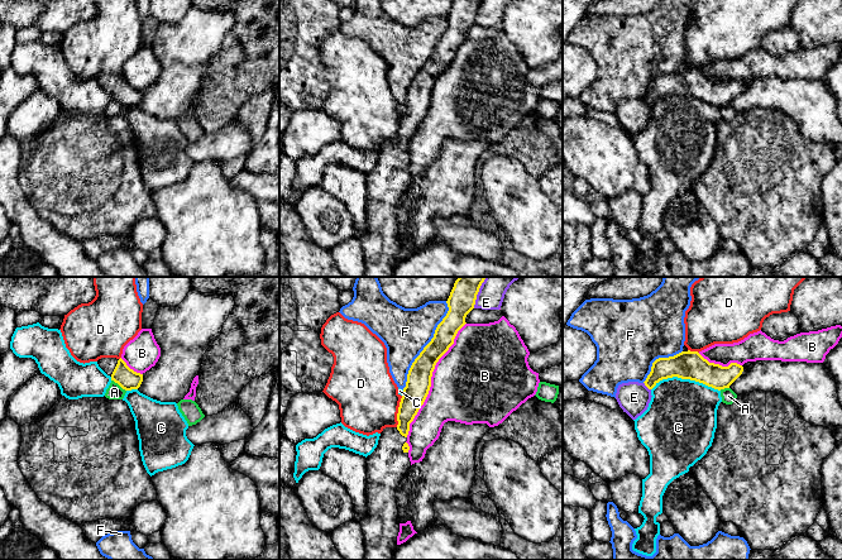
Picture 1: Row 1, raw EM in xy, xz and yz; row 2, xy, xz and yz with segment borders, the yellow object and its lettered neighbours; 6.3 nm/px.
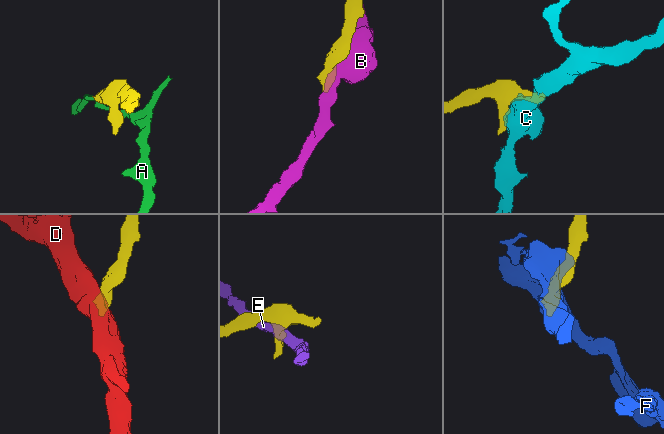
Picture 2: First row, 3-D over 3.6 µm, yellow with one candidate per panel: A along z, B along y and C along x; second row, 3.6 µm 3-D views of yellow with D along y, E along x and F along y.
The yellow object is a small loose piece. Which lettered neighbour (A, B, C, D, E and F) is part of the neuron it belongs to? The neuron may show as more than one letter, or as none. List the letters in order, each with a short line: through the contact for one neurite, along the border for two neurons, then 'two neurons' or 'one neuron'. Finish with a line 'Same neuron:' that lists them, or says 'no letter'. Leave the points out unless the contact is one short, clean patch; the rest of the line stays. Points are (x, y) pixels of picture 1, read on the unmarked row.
A: xy (111, 96), (125, 108) | two neurons
B: two neurons
C: two neurons
D: xz (402, 113), (398, 120), (396, 143) | two neurons
E: two neurons
F: two neurons
Same neuron: no letter

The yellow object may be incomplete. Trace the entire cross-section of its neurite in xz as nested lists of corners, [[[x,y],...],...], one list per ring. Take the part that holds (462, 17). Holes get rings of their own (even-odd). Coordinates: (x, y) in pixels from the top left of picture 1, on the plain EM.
[[[454,0],[446,18],[446,33],[408,87],[397,130],[398,142],[383,145],[377,164],[367,173],[368,229],[359,239],[364,250],[363,277],[393,276],[400,249],[396,207],[411,183],[410,163],[406,159],[410,140],[429,111],[436,80],[467,40],[465,34],[474,25],[480,3],[482,0]]]

